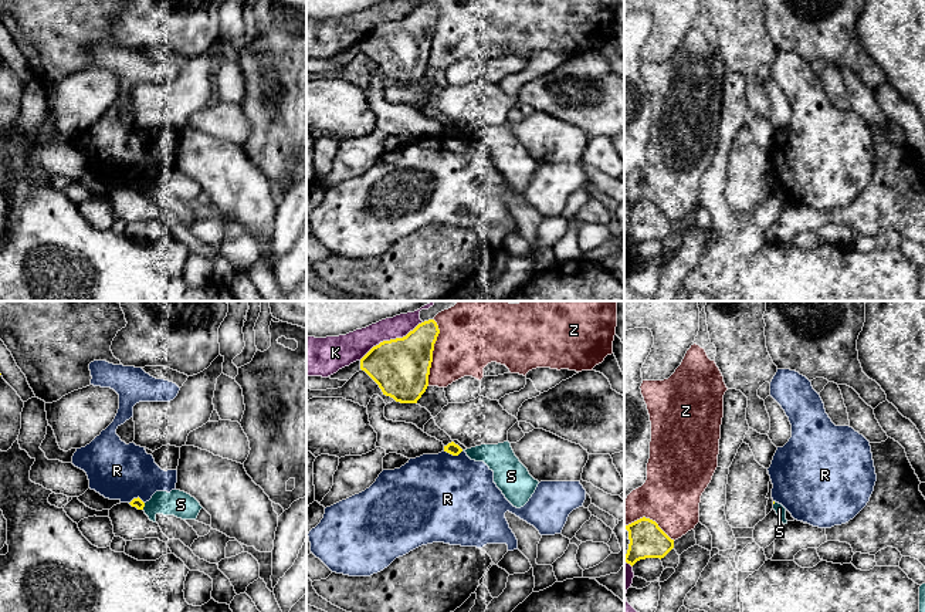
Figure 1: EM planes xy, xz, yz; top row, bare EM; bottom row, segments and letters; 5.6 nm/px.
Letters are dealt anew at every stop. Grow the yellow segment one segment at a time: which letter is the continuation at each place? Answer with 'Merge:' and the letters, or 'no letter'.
Merge: no letter

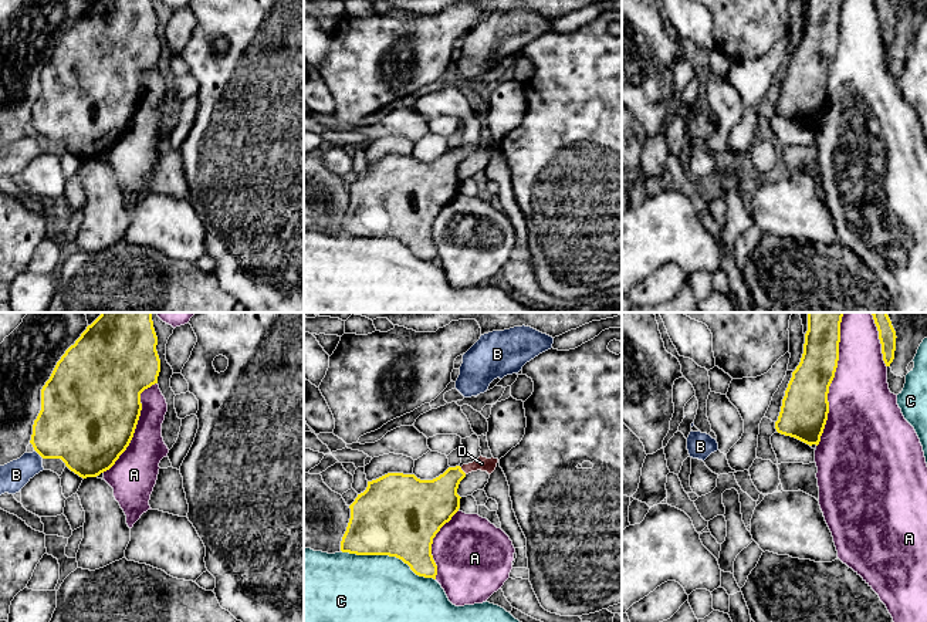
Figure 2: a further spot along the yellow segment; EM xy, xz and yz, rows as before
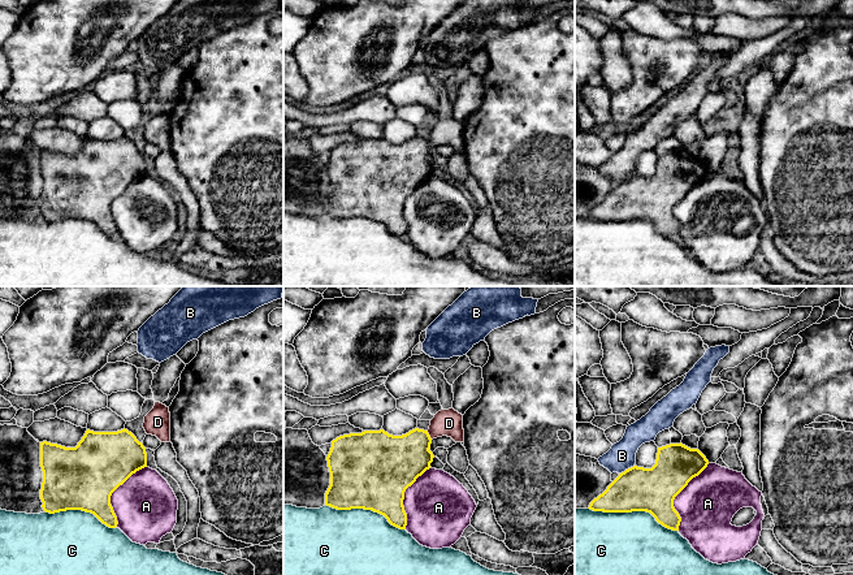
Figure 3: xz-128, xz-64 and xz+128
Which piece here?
Merge: D

